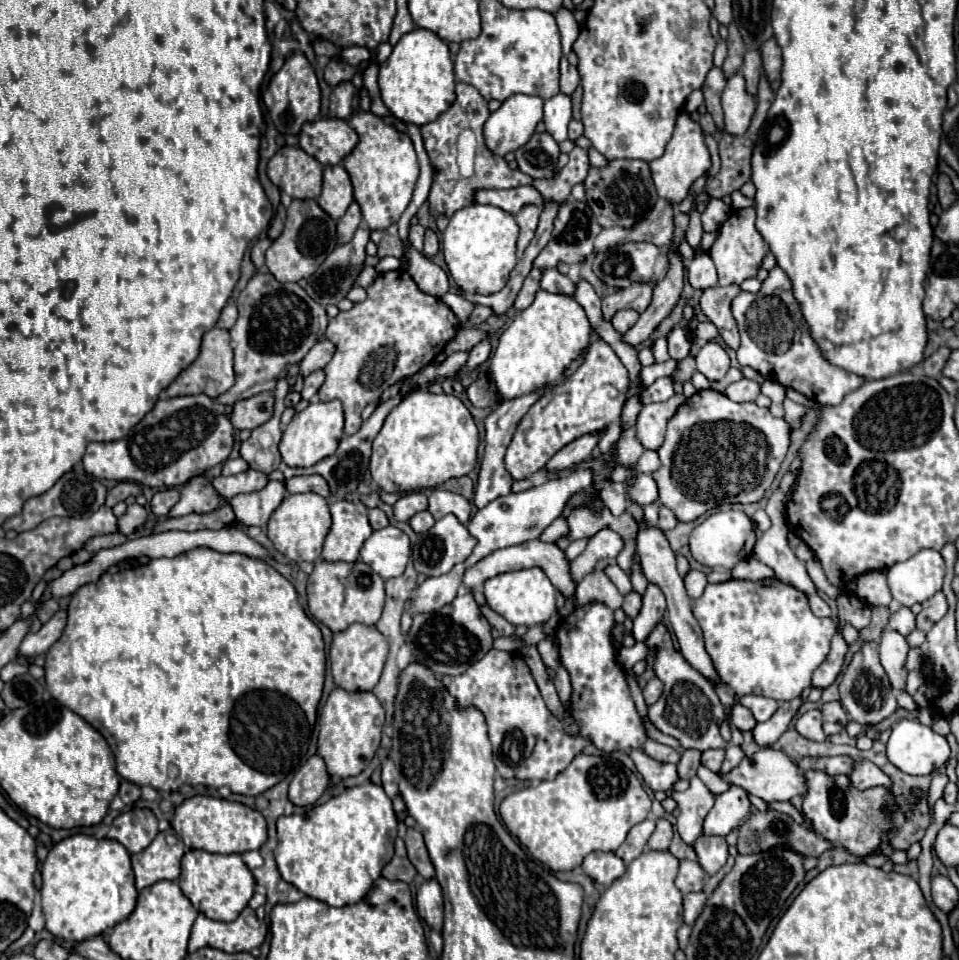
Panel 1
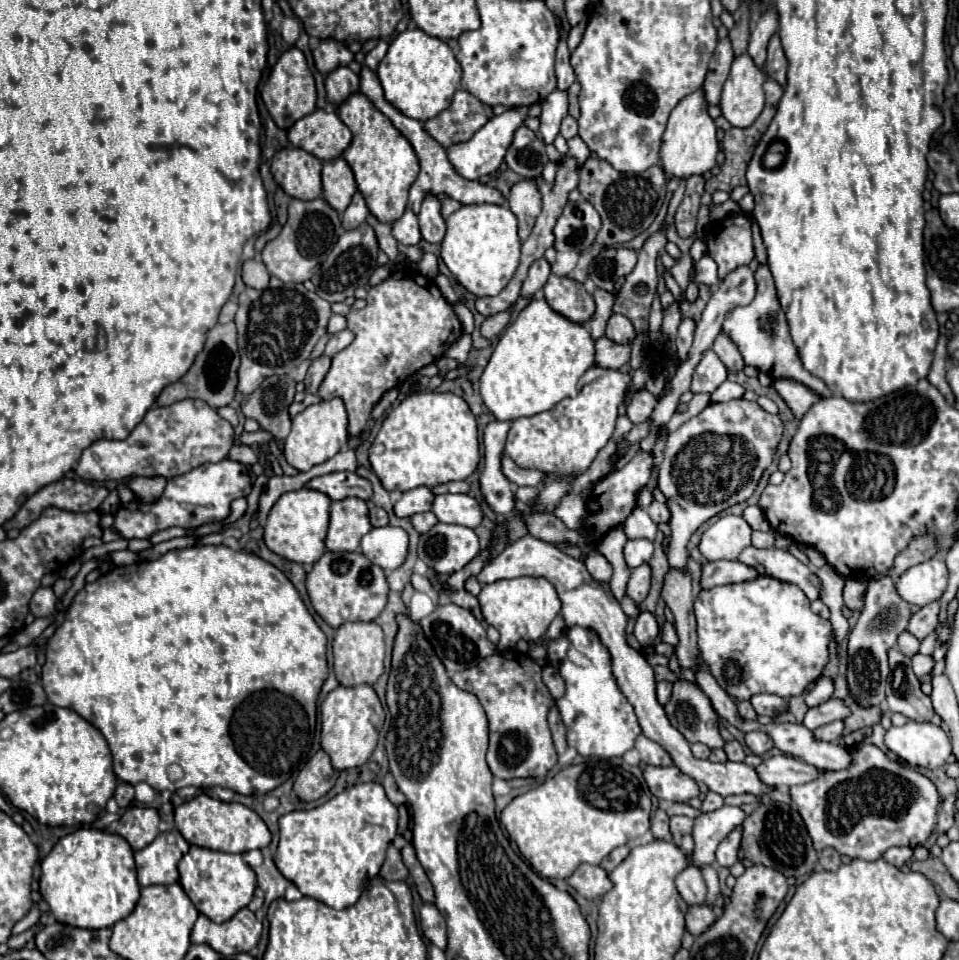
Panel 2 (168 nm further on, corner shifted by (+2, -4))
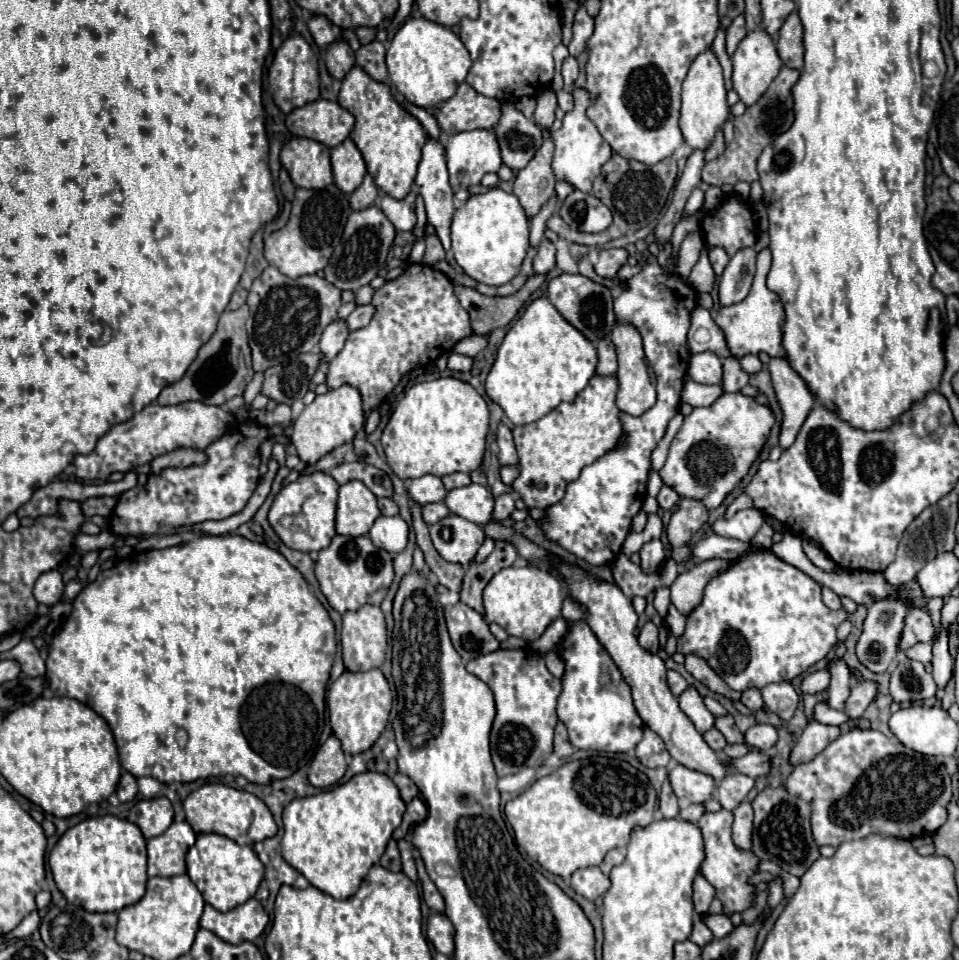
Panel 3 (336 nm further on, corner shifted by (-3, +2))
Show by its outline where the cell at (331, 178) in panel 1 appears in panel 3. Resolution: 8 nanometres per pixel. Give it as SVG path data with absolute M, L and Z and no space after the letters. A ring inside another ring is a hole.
M346 139L344 143L336 145L330 155L336 187L342 193L352 193L366 175L366 165L358 147L350 139Z

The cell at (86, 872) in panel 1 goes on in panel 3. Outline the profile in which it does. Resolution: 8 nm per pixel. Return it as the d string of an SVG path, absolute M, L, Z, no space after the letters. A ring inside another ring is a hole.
M114 815L90 817L70 827L50 851L48 865L66 901L90 913L118 913L146 893L146 839L136 825Z

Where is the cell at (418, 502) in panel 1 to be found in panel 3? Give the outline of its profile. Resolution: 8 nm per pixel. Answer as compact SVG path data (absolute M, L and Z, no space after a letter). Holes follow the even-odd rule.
M426 475L426 477L412 479L412 483L410 483L410 487L408 487L408 495L410 495L410 499L412 499L414 503L418 503L418 505L428 505L428 503L444 501L446 489L444 489L440 477Z

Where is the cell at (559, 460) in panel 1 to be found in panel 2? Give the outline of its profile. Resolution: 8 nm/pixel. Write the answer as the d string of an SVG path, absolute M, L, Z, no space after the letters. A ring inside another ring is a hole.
M503 453L503 457L501 457L501 471L515 485L539 485L539 483L543 483L541 471L529 471L529 469L517 467L507 453Z

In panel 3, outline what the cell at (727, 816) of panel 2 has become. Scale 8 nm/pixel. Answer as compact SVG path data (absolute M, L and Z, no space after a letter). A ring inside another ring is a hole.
M720 809L716 813L706 811L698 823L698 829L702 831L702 837L704 837L704 849L706 849L706 859L700 865L700 873L714 885L716 897L724 903L726 915L732 915L734 911L744 911L746 907L750 907L750 903L754 899L754 887L750 887L746 881L754 873L756 863L758 863L754 853L740 851L732 843L732 837L730 837L732 821L734 821L732 811Z

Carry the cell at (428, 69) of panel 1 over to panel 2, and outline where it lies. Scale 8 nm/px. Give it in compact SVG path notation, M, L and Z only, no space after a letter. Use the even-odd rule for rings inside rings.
M415 27L405 29L393 39L387 55L377 67L377 75L383 85L385 99L403 115L425 123L451 105L453 93L461 81L461 65L443 39L431 37Z

